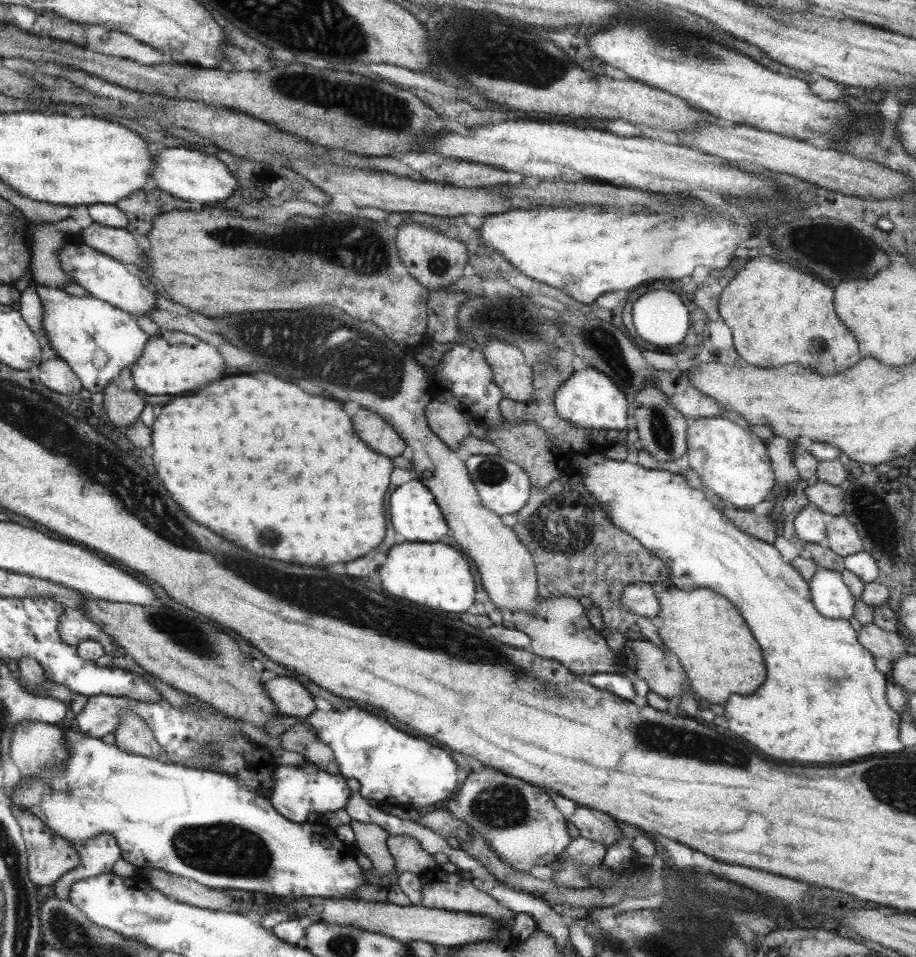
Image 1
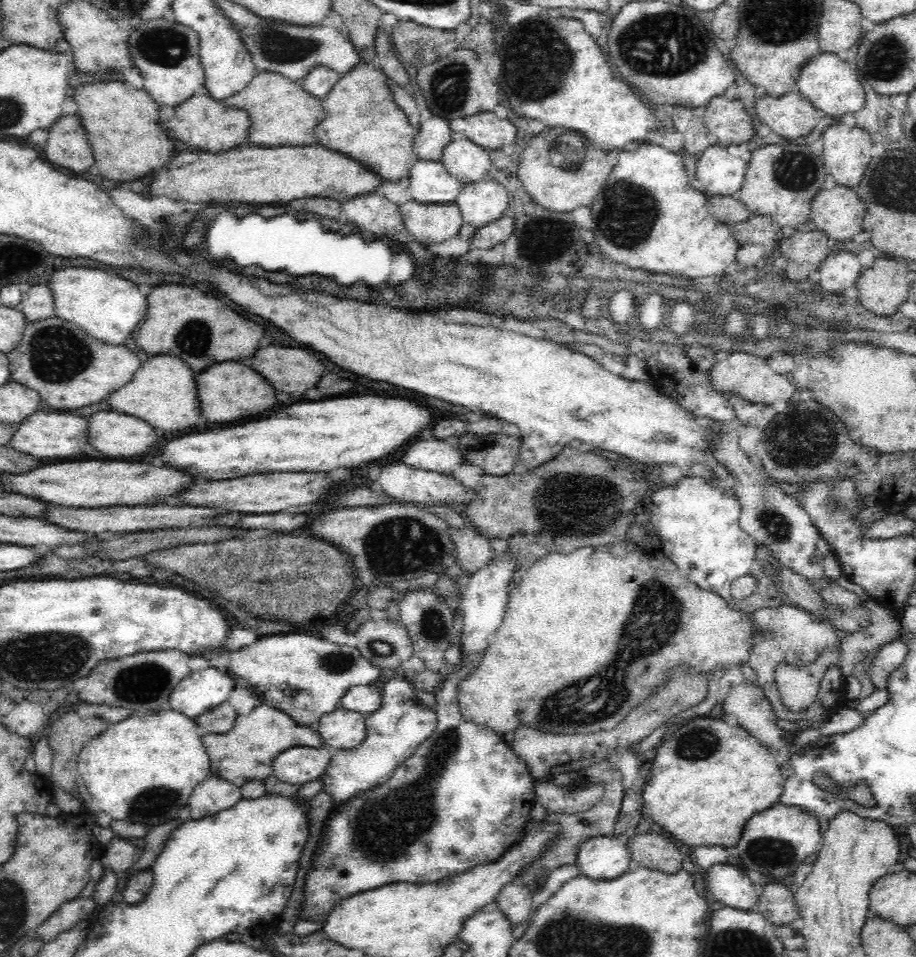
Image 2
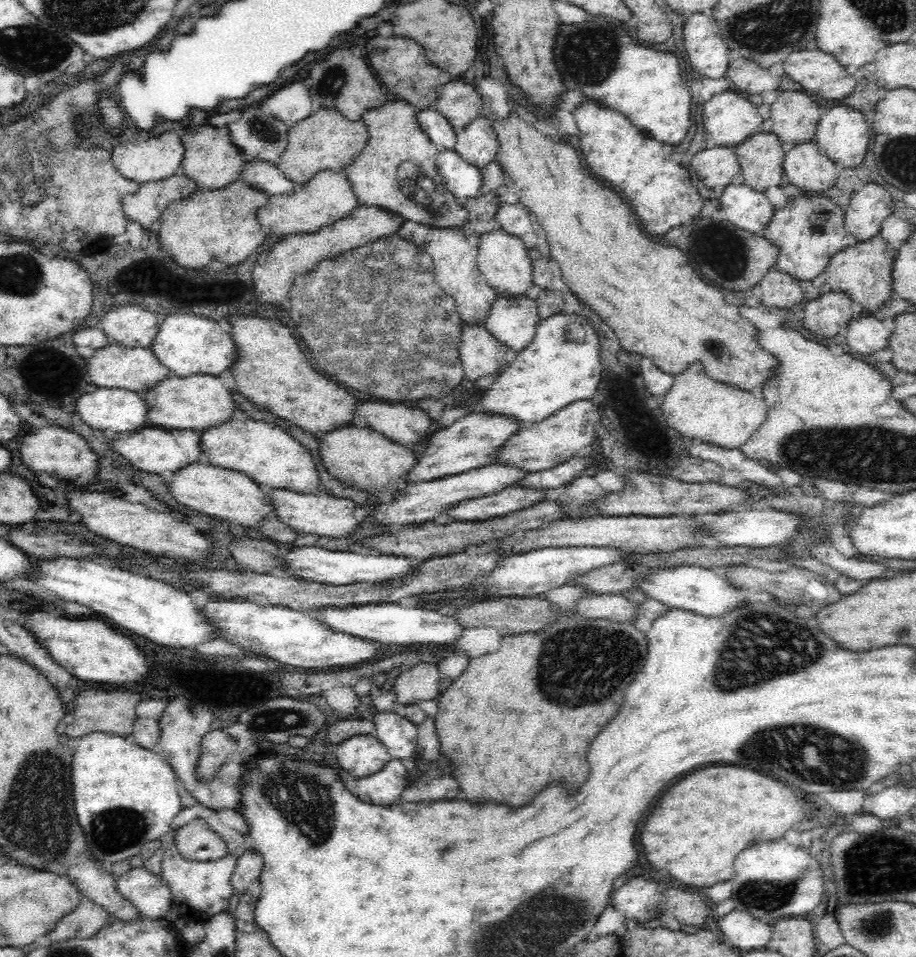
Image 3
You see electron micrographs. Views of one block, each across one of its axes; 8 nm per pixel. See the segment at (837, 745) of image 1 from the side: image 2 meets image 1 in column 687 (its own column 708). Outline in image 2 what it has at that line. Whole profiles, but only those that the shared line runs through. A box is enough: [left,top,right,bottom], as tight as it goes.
[652,477,756,601]

